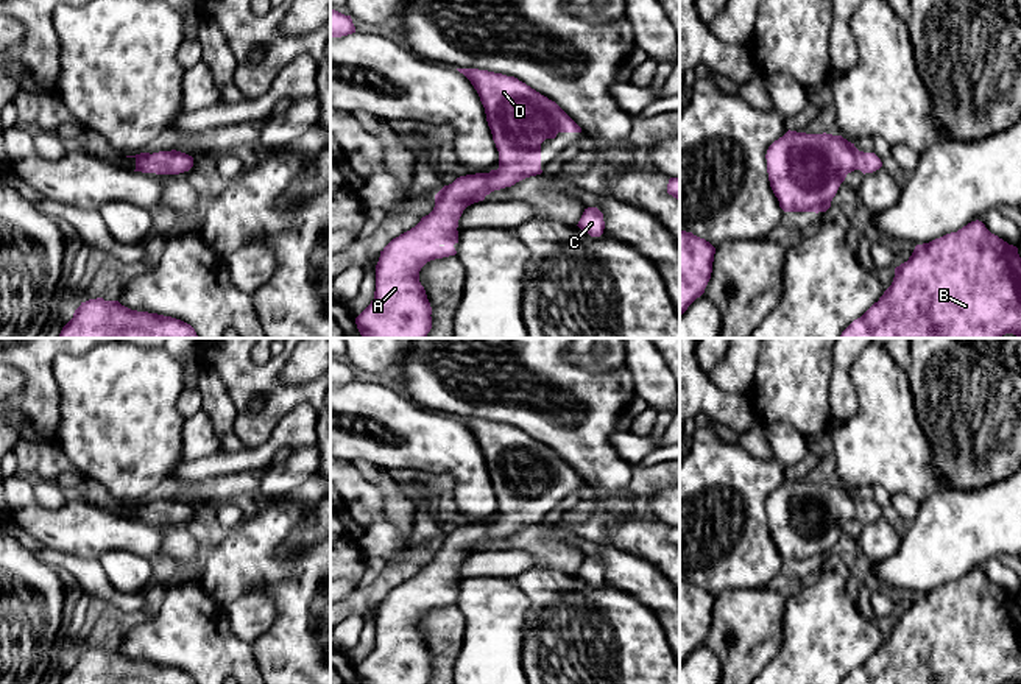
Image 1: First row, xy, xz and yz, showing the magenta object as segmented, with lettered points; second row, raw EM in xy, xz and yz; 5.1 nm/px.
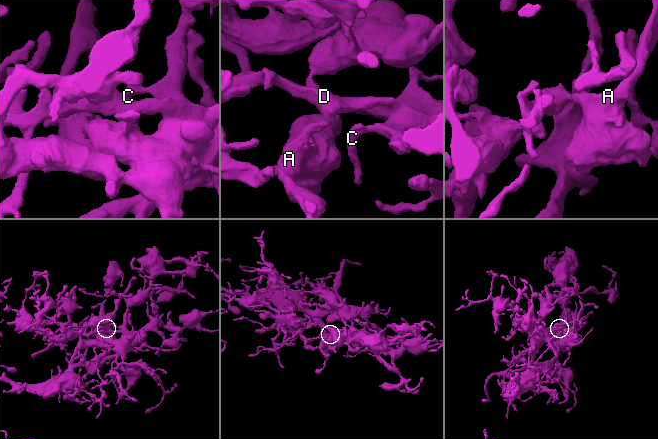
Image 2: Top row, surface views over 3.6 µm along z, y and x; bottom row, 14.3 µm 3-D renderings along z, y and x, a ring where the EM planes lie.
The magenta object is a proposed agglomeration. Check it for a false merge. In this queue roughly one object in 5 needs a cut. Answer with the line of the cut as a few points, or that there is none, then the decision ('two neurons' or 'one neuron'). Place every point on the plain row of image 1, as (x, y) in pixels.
no cut | one neuron

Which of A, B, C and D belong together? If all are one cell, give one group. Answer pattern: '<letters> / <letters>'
A B C D

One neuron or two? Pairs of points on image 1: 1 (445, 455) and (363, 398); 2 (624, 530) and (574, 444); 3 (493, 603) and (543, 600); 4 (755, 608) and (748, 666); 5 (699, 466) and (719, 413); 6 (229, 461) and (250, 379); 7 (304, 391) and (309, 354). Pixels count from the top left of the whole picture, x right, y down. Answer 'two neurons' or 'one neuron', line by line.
1: one neuron
2: two neurons
3: two neurons
4: one neuron
5: two neurons
6: two neurons
7: two neurons

